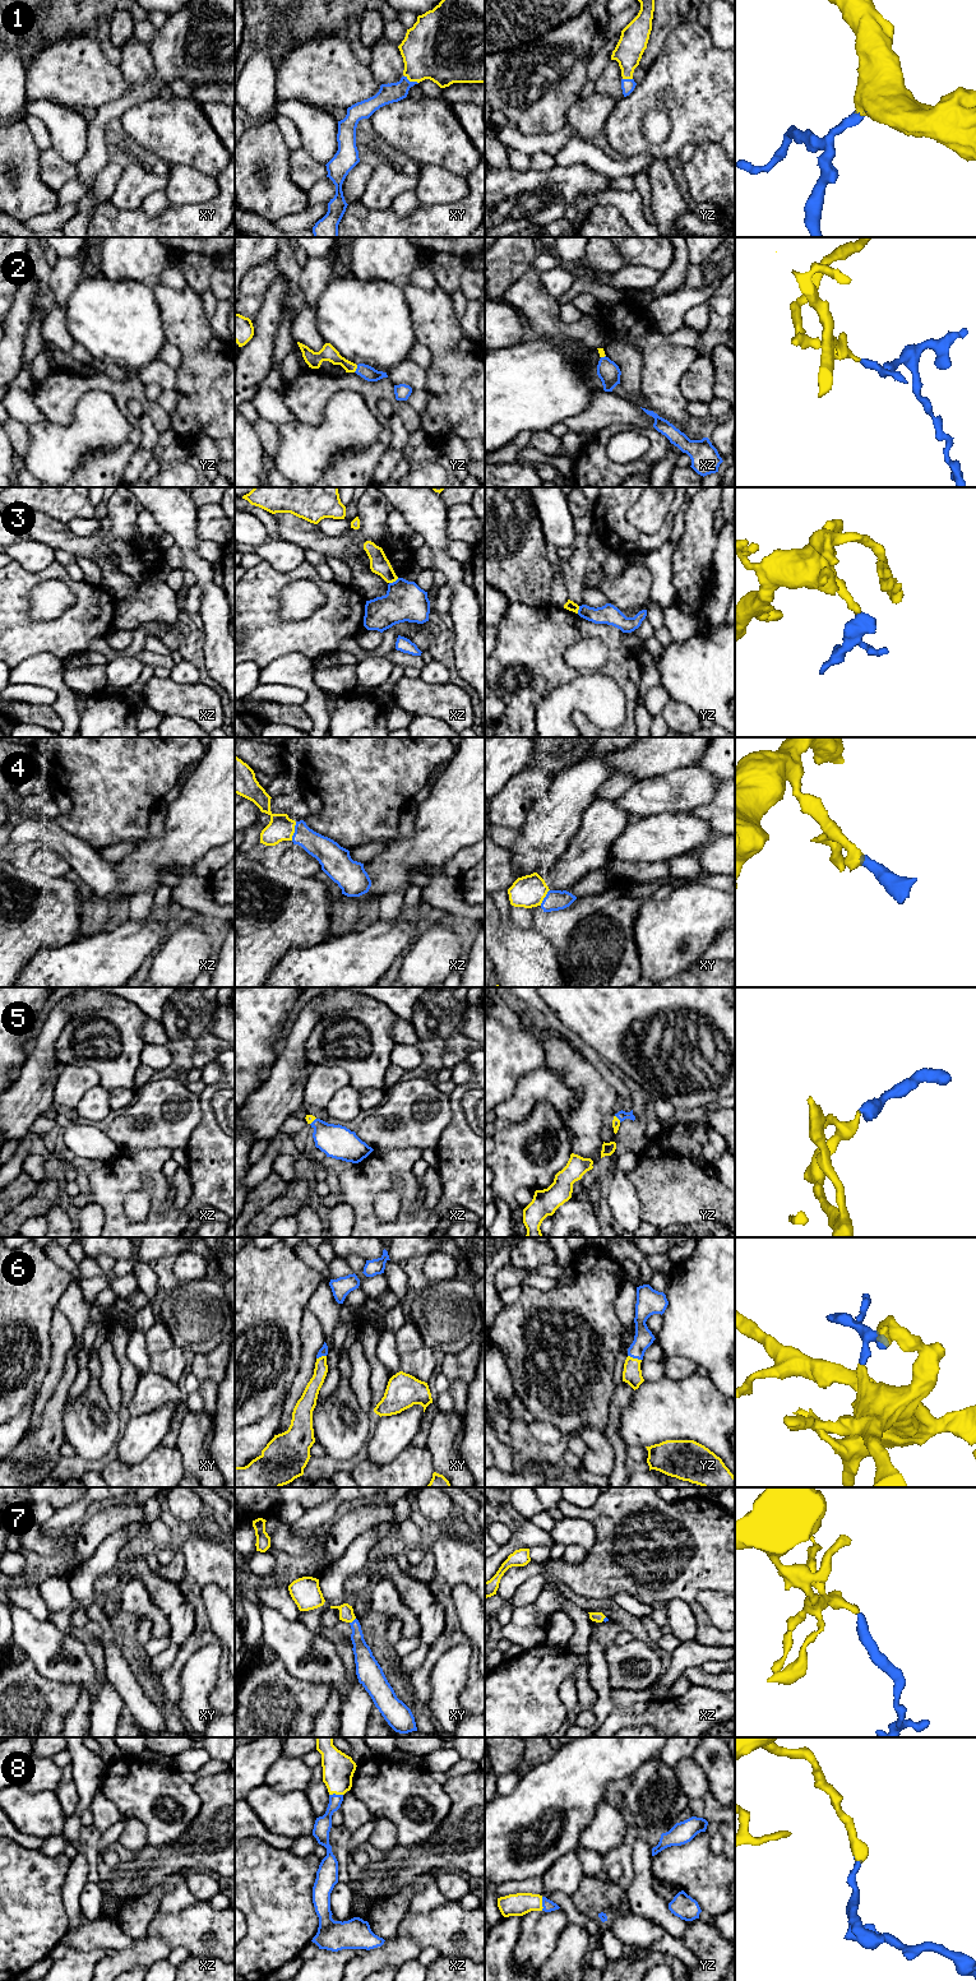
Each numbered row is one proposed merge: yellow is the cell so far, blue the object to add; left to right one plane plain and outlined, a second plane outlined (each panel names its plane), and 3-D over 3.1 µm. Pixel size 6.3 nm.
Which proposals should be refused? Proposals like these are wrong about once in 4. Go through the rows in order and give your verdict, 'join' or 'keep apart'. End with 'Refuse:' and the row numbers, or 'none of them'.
1: join
2: join
3: keep apart
4: join
5: join
6: join
7: join
8: join
Refuse: 3

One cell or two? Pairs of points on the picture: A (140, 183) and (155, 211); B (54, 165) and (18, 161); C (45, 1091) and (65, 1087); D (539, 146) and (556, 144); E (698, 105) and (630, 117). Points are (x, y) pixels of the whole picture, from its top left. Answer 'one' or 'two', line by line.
A: two
B: two
C: two
D: one
E: one

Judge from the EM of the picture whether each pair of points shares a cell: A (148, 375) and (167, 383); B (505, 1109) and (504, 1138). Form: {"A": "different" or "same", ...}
{"A": "same", "B": "different"}

